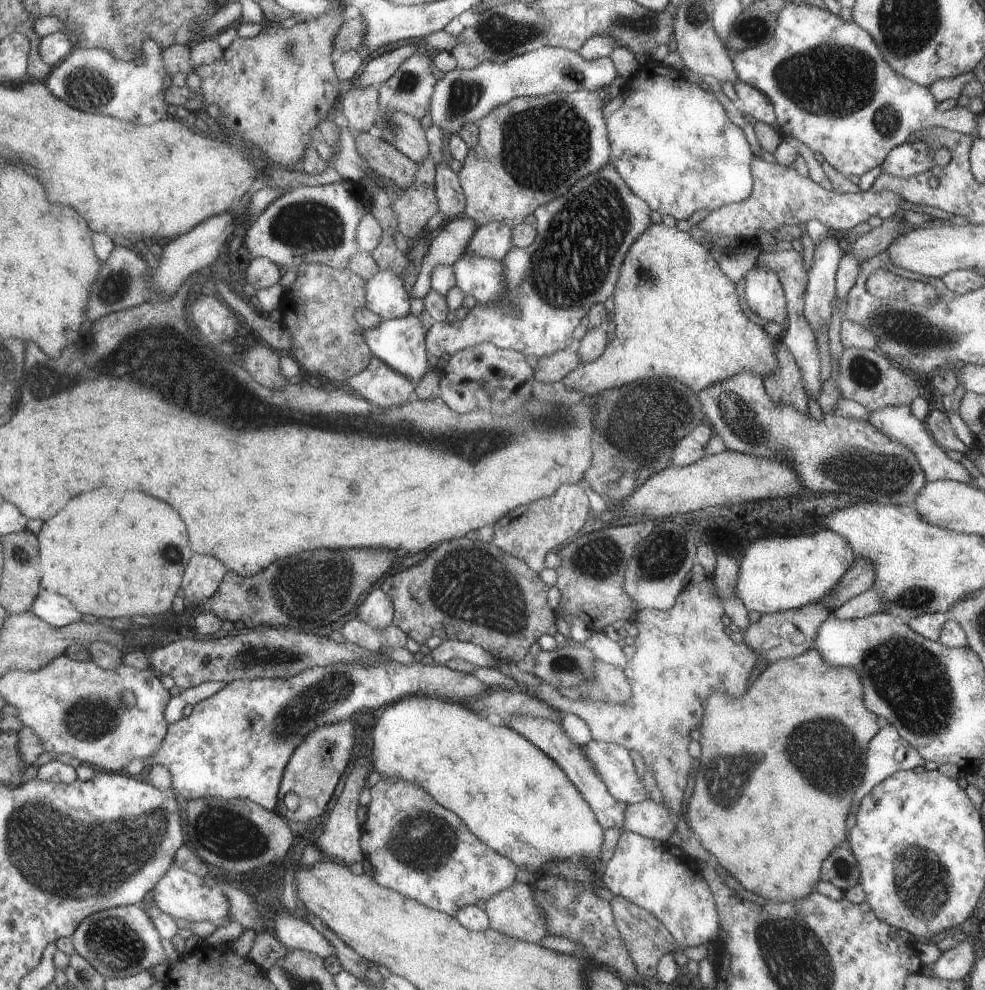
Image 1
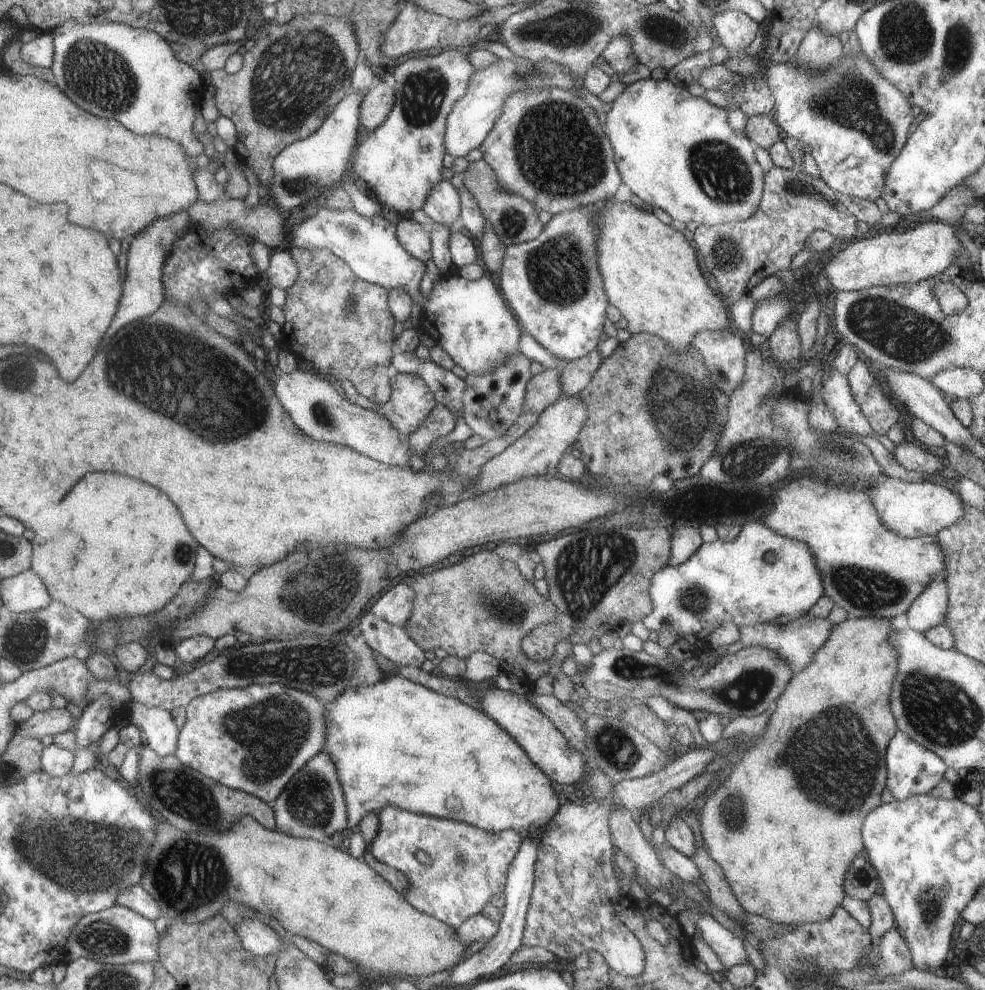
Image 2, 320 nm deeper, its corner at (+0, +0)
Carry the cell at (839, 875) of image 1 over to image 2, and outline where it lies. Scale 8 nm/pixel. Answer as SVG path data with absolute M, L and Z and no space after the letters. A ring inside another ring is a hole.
M866 856L858 857L850 863L845 876L845 891L854 898L869 901L880 891L877 870Z

